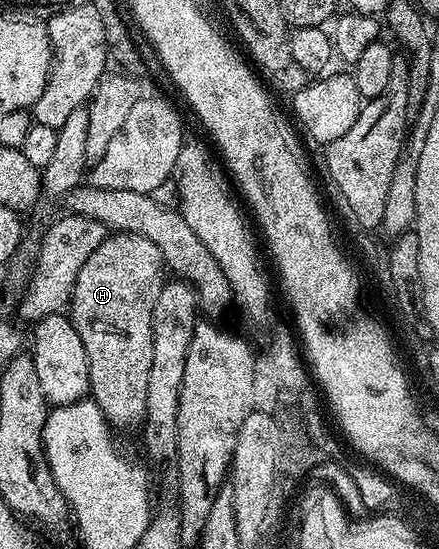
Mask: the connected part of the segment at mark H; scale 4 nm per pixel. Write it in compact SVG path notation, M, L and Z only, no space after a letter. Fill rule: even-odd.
M132 233L110 234L101 242L99 249L95 249L95 253L87 257L83 269L79 269L73 298L67 311L79 333L79 341L83 341L83 349L87 349L89 395L97 402L106 421L114 428L140 428L144 424L147 409L147 373L151 373L153 348L151 309L155 309L155 301L159 301L159 293L166 282L167 268L163 253L159 253L159 248L147 241L147 237Z

